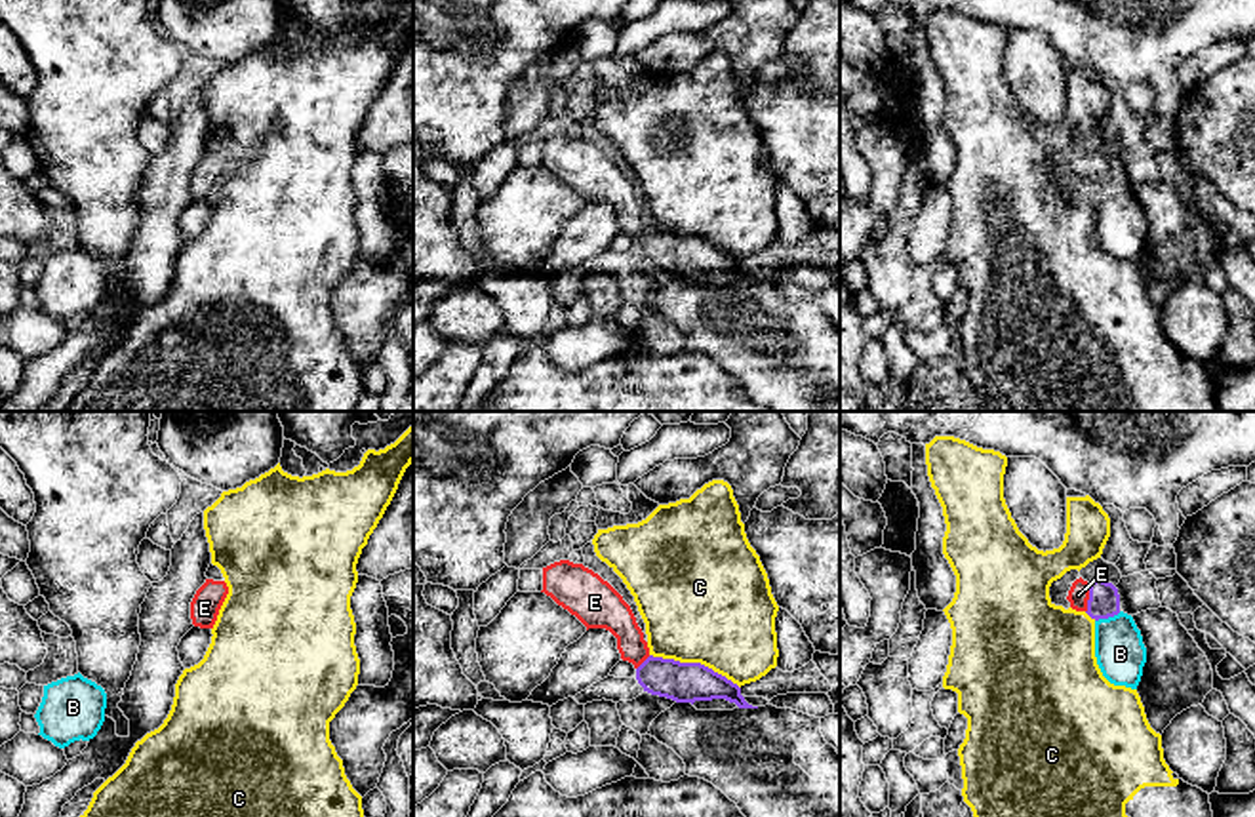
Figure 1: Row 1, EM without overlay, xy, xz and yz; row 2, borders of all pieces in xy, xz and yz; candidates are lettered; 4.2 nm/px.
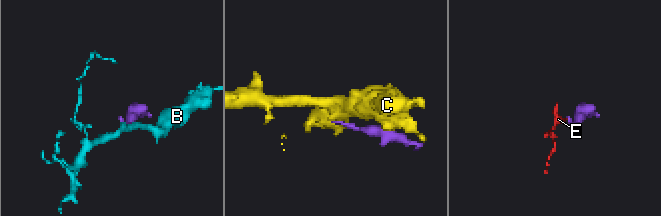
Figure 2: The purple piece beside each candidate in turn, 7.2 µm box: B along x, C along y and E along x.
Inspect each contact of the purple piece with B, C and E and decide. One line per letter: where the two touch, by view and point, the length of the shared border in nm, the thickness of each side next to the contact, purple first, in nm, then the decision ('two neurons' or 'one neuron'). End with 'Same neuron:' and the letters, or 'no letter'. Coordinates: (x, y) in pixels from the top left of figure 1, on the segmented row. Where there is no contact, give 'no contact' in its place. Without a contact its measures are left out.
B: contact yz (1107, 617); length 120 nm; calibres 130 and 220 nm; two neurons
C: contact xz (696, 663); length 420 nm; calibres 180 and 500 nm; two neurons
E: contact yz (1090, 598); length 130 nm; calibres 130 and 90 nm; one neuron
Same neuron: E

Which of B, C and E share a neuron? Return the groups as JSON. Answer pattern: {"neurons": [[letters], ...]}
{"neurons": [["B"], ["C"], ["E"]]}

